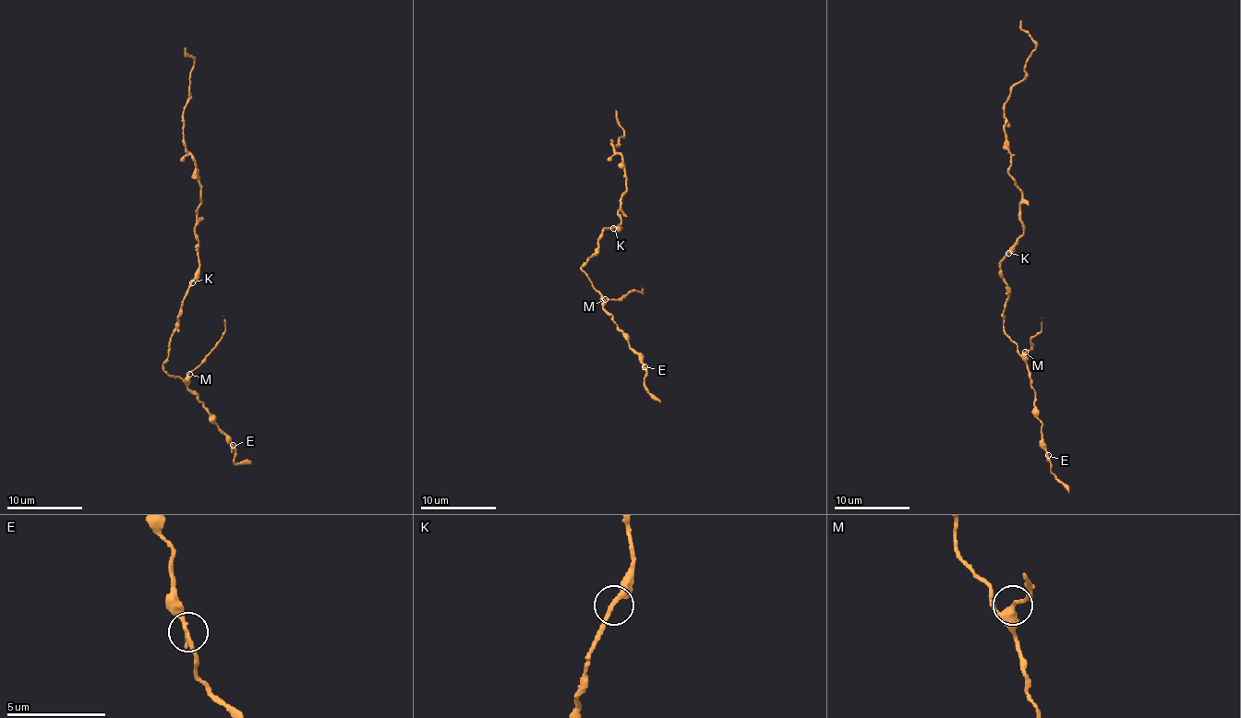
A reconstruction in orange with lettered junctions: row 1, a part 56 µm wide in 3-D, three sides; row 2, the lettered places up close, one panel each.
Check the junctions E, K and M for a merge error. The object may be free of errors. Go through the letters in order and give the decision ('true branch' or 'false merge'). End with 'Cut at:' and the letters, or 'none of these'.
E: true branch
K: true branch
M: true branch
Cut at: none of these

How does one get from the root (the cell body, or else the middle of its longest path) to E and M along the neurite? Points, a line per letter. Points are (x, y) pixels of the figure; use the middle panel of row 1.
E: (611, 229), (604, 229), (596, 253), (588, 257), (582, 270), (644, 367)
M: (611, 229), (604, 229), (596, 253), (582, 267), (582, 270), (605, 299)

